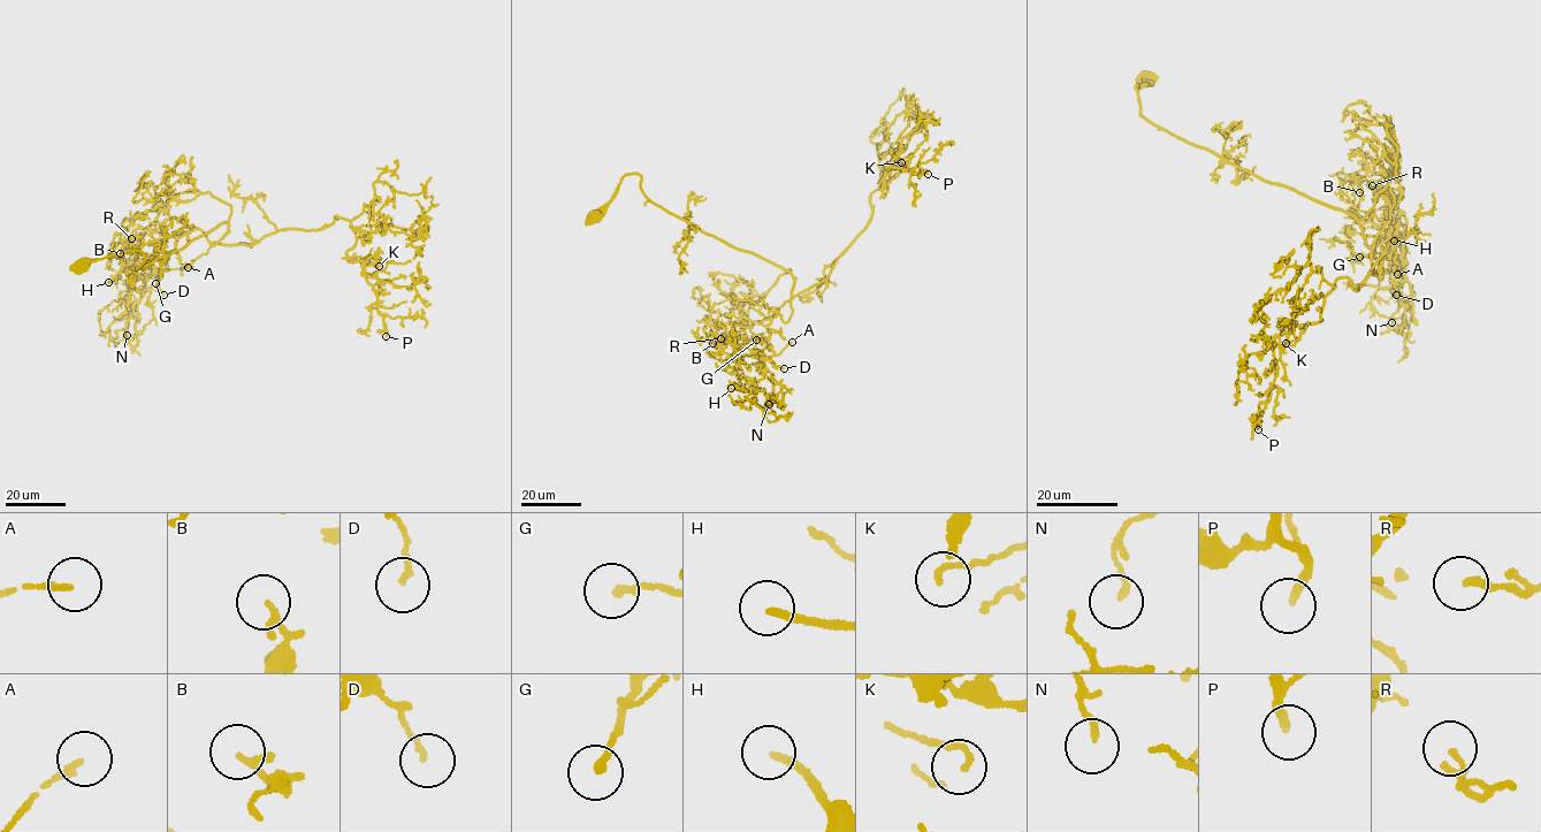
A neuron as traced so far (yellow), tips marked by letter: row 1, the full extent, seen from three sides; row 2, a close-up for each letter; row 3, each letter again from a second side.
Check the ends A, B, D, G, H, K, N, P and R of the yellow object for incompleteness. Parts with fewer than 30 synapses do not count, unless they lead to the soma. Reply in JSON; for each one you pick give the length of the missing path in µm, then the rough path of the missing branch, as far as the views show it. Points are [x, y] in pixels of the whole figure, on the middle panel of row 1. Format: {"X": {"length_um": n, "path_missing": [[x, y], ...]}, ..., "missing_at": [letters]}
{"H": {"length_um": 20, "path_missing": [[731, 388], [724, 386], [732, 399]]}, "P": {"length_um": 25, "path_missing": [[928, 174], [948, 153], [963, 149]]}, "missing_at": ["H", "P"]}

